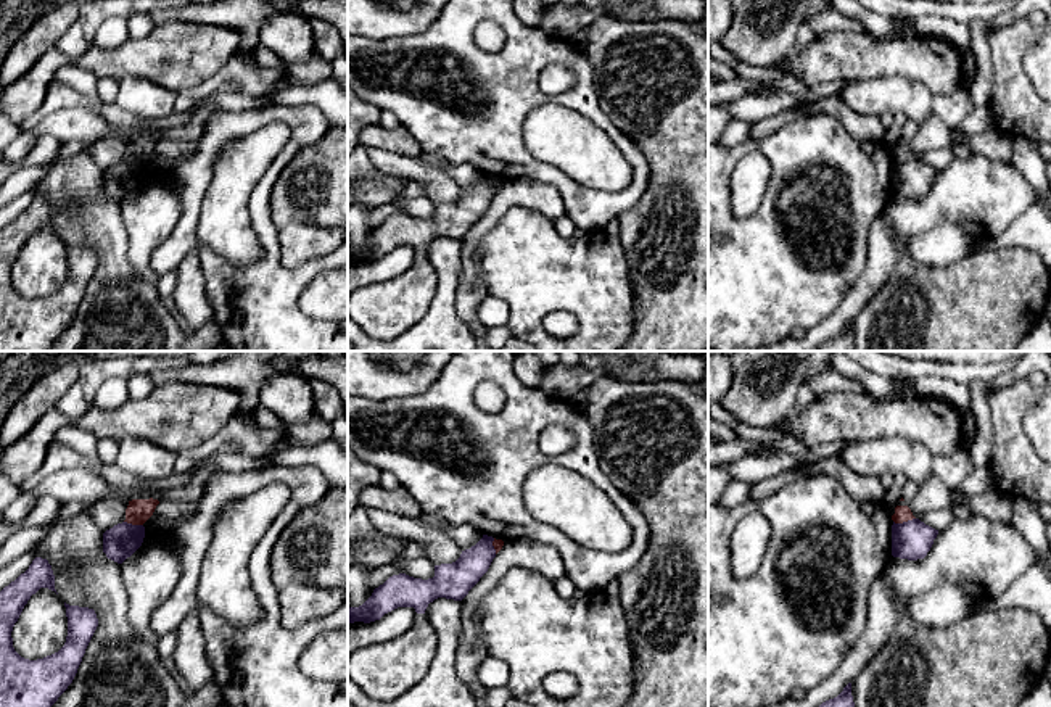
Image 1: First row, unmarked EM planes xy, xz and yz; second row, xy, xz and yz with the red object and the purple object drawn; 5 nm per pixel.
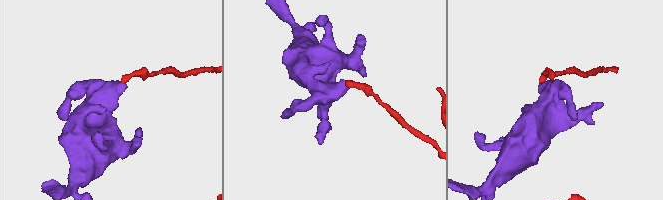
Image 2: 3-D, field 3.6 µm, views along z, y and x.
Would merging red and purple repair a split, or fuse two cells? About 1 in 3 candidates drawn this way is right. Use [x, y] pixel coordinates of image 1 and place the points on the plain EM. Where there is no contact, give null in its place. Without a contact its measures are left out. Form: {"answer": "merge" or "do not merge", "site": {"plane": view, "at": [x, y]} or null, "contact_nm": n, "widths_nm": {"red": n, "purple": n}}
{"answer": "do not merge", "site": {"plane": "yz", "at": [903, 160]}, "contact_nm": 110, "widths_nm": {"red": 80, "purple": 200}}

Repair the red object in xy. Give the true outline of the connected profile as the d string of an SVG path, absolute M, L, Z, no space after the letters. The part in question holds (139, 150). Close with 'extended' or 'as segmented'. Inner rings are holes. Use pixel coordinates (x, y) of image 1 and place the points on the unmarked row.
M132 139L126 148L126 159L132 164L143 164L155 151L158 139Z; as segmented

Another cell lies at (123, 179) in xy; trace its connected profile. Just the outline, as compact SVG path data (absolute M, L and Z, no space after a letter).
M117 163L103 172L103 192L108 198L122 203L142 185L143 177L143 164Z

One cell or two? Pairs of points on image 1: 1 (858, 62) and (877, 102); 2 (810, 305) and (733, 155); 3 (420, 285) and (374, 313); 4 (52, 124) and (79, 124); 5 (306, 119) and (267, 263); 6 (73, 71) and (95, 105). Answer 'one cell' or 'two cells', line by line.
1: two cells
2: one cell
3: one cell
4: one cell
5: one cell
6: one cell

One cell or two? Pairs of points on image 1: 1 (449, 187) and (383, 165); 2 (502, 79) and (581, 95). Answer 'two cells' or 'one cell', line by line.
1: one cell
2: one cell

